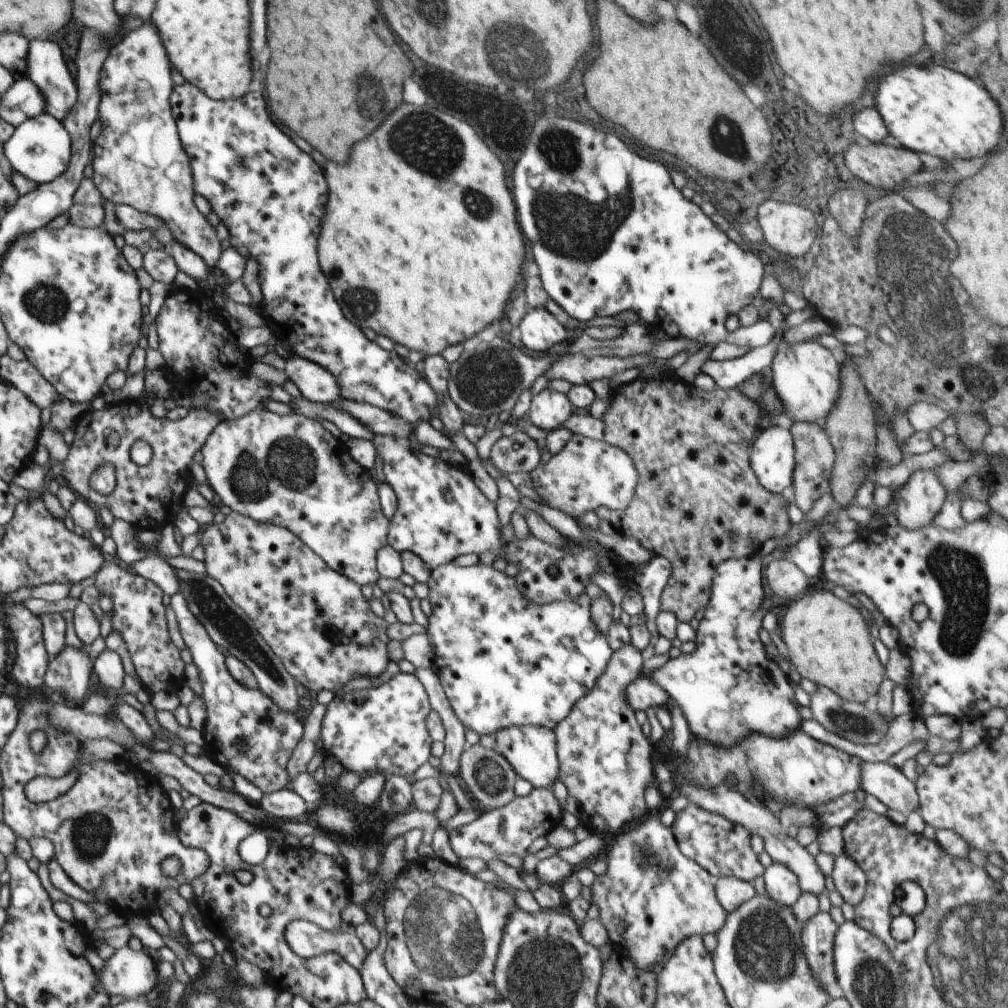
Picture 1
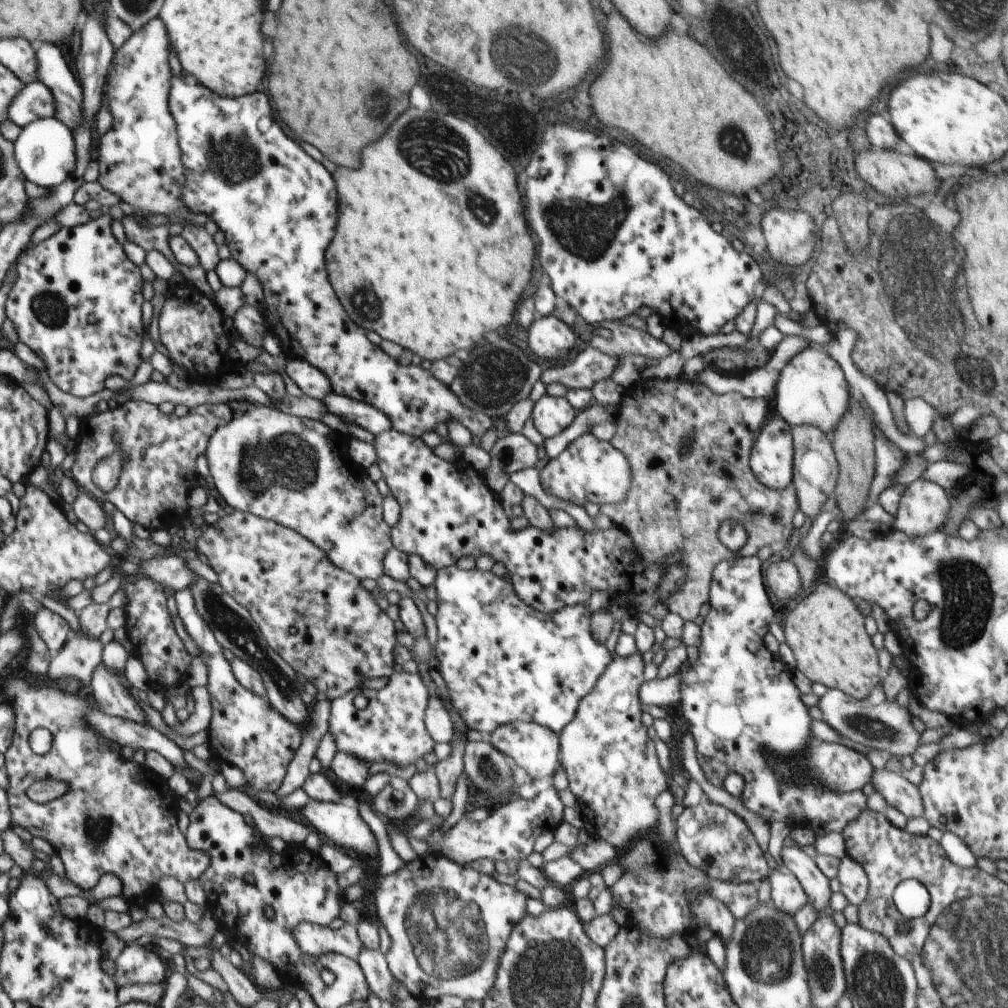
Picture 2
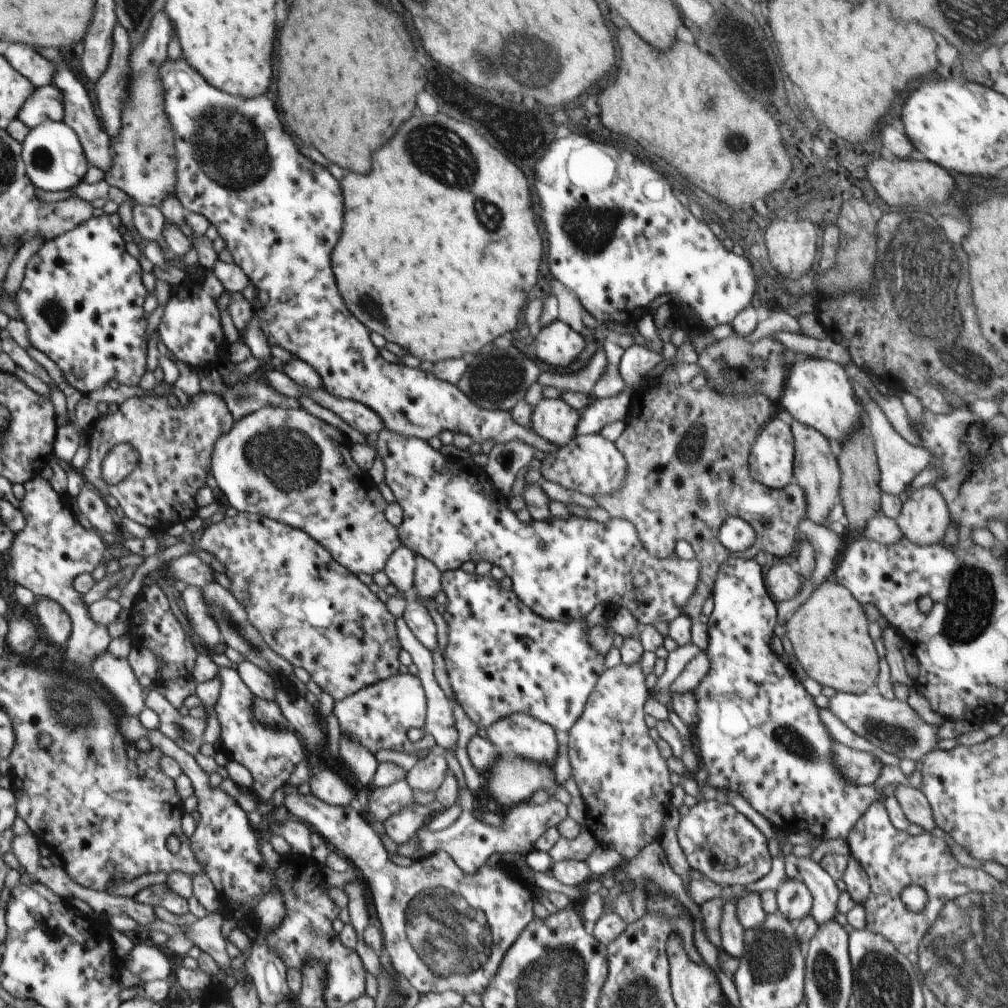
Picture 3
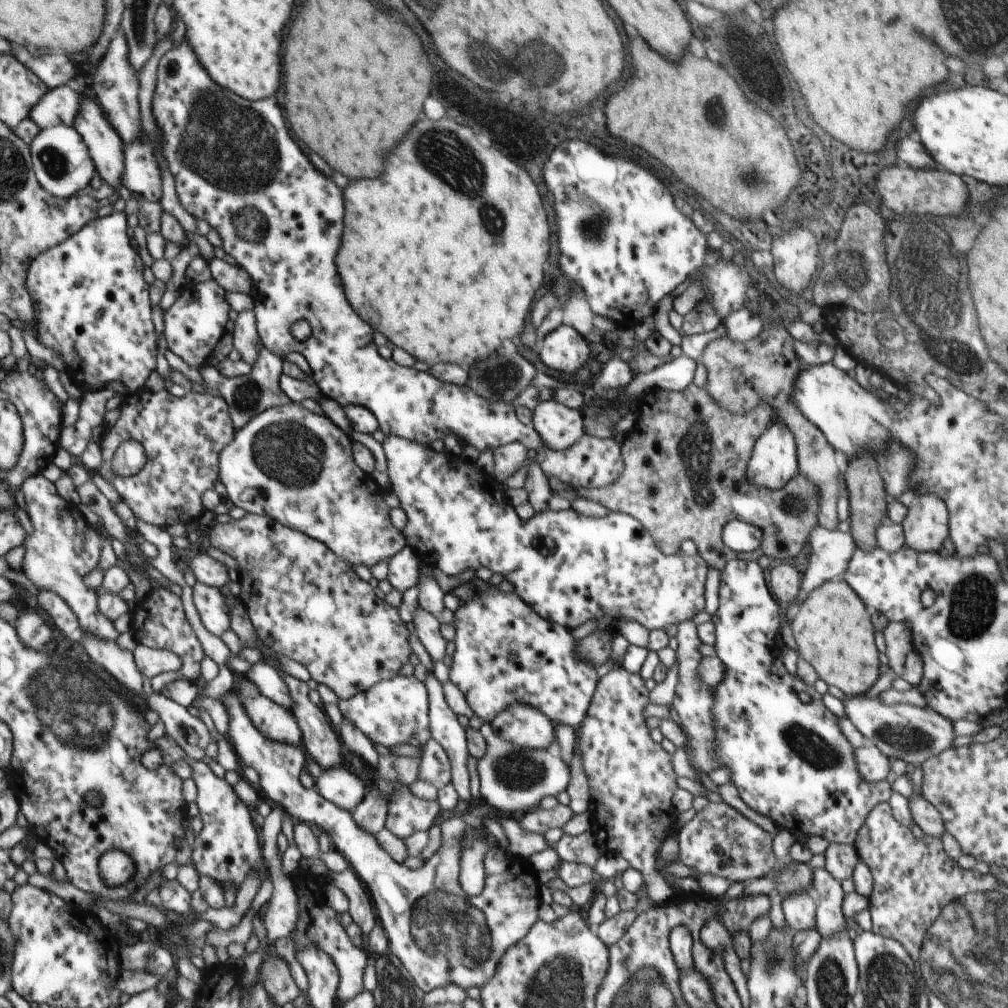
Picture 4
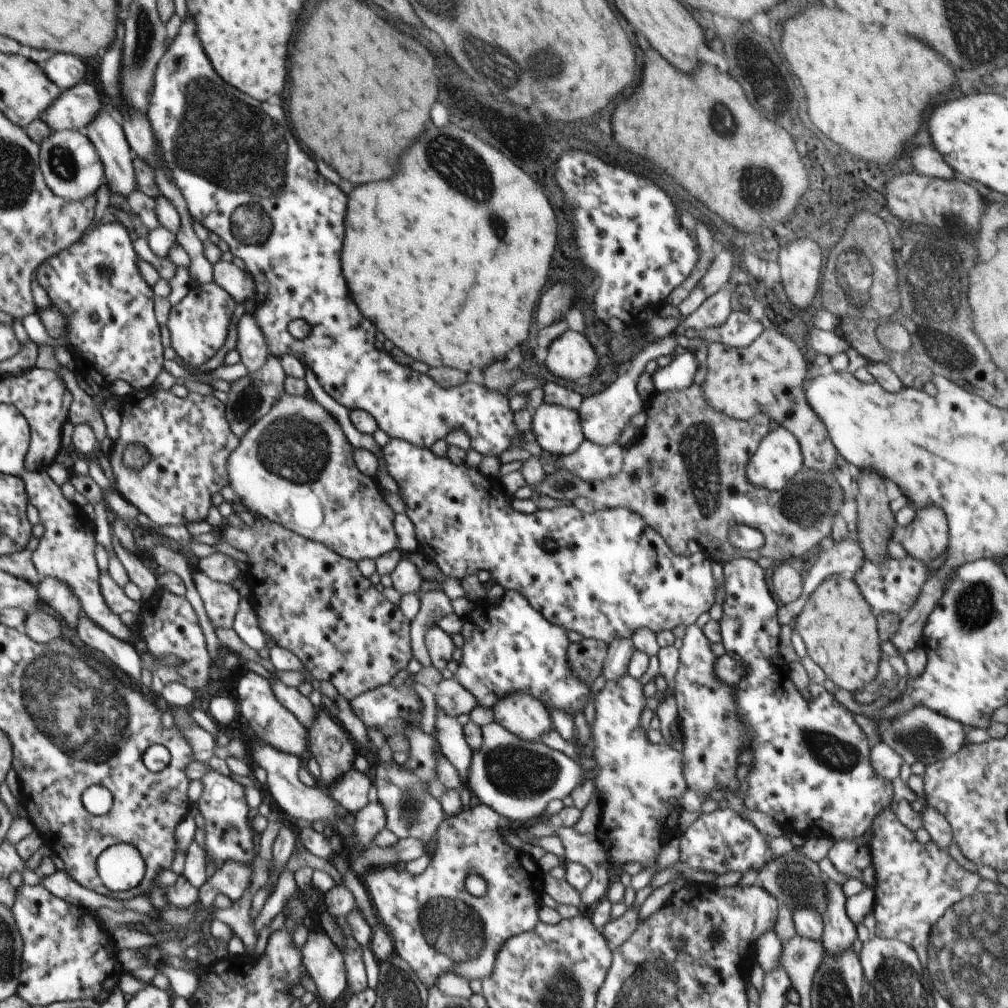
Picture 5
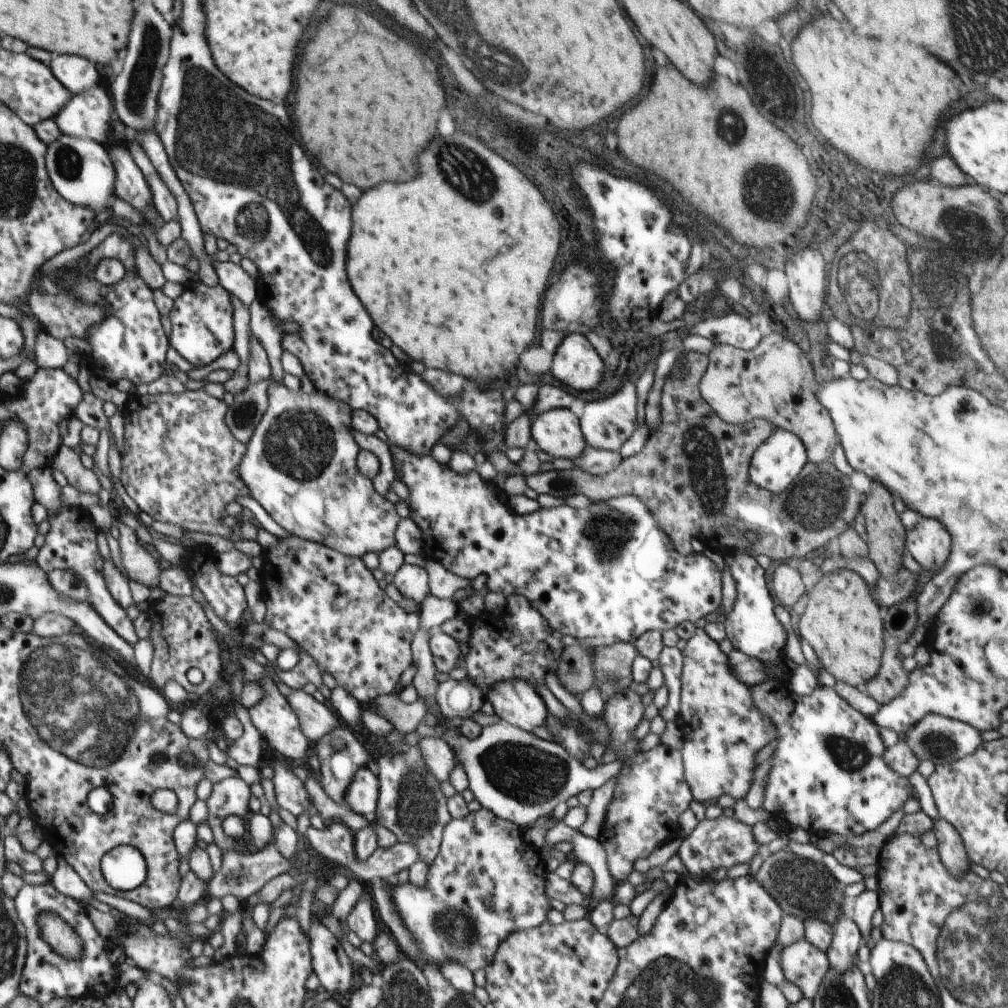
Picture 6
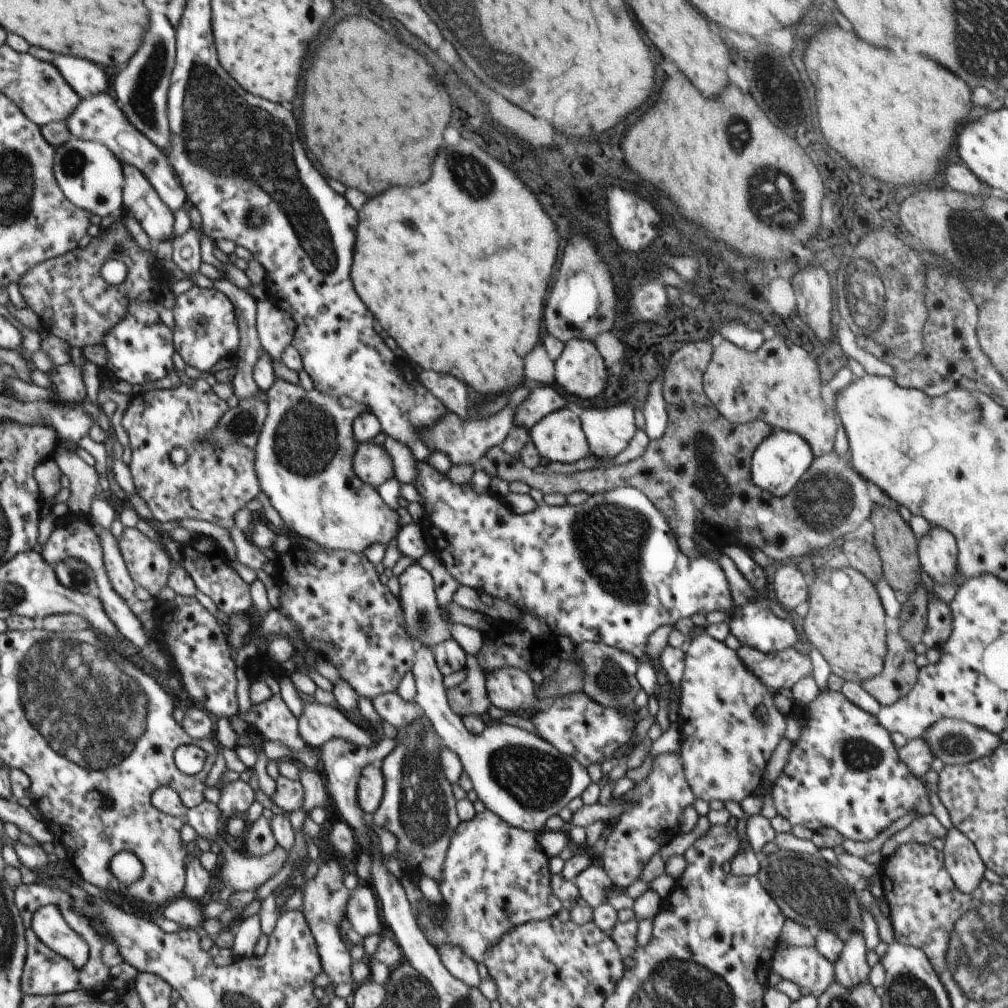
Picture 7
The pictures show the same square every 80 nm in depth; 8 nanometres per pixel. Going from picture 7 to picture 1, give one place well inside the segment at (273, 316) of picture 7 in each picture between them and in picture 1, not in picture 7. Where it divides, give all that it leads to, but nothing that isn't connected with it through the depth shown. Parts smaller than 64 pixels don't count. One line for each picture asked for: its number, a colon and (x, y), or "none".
1: (289, 471)
2: (298, 472)
3: (286, 464)
4: (295, 466)
5: (295, 466)
6: (301, 464)

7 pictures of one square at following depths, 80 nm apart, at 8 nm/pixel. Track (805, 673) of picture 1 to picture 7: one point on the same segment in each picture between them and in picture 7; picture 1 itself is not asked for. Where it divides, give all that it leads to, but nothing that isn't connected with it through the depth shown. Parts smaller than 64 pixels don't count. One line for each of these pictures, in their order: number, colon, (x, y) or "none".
2: (826, 631)
3: (829, 633)
4: (833, 631)
5: (838, 626)
6: (842, 622)
7: (846, 620)

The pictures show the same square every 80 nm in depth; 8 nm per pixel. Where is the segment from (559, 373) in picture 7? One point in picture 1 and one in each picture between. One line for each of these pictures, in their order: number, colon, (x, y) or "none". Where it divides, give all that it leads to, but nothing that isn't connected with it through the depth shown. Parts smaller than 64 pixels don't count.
1: (539, 331)
2: (548, 336)
3: (557, 344)
4: (565, 349)
5: (571, 356)
6: (576, 363)

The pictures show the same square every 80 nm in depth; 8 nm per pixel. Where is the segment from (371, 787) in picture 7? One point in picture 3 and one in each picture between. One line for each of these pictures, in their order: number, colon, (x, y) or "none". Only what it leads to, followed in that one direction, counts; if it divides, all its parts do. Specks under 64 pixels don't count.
3: (327, 785)
4: (345, 789)
5: (350, 792)
6: (361, 797)

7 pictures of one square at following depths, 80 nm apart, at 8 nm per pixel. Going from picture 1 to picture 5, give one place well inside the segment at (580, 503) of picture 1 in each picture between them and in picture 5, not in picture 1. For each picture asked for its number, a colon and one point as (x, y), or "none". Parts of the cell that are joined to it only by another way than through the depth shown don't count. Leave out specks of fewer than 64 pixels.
2: (591, 470)
3: (591, 464)
4: (591, 462)
5: (591, 462)

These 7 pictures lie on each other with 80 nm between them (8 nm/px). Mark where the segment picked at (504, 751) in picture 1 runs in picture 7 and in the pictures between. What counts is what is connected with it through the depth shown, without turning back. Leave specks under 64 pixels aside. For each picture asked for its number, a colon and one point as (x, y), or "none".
2: (535, 748)
3: (520, 733)
4: (521, 724)
5: (526, 716)
6: (516, 701)
7: (508, 688)

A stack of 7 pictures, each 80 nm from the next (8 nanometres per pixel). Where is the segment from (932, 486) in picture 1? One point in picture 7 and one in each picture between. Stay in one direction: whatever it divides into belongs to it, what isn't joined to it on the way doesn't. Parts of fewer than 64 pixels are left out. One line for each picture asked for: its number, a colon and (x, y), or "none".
2: (924, 506)
3: (924, 518)
4: (926, 526)
5: (927, 536)
6: (929, 542)
7: (938, 552)

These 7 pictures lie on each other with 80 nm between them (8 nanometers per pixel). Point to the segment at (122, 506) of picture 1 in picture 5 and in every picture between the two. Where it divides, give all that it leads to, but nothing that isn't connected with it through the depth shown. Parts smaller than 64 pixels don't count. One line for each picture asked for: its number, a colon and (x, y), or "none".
2: (160, 450)
3: (175, 443)
4: (183, 437)
5: (189, 441)

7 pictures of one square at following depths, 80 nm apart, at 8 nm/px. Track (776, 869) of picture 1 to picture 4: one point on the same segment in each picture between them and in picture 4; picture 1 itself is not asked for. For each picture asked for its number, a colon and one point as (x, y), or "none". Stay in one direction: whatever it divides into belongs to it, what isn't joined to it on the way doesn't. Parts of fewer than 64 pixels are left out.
2: (787, 894)
3: (794, 900)
4: (800, 910)

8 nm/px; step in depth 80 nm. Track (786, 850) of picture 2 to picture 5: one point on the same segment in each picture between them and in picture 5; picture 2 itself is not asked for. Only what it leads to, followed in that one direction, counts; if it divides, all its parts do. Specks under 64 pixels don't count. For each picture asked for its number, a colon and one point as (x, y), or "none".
3: (822, 887)
4: (831, 920)
5: (839, 932)

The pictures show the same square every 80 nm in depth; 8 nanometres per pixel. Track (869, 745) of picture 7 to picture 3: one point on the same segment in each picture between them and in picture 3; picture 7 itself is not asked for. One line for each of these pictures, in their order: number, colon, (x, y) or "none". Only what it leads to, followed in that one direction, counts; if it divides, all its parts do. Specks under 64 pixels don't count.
3: (760, 735)
4: (790, 761)
5: (812, 772)
6: (829, 774)

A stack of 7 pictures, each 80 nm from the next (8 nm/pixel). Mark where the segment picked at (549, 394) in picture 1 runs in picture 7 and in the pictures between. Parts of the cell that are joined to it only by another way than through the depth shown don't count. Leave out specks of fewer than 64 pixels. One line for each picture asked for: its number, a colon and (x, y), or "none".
2: (550, 415)
3: (554, 420)
4: (559, 427)
5: (557, 430)
6: (557, 432)
7: (559, 436)

